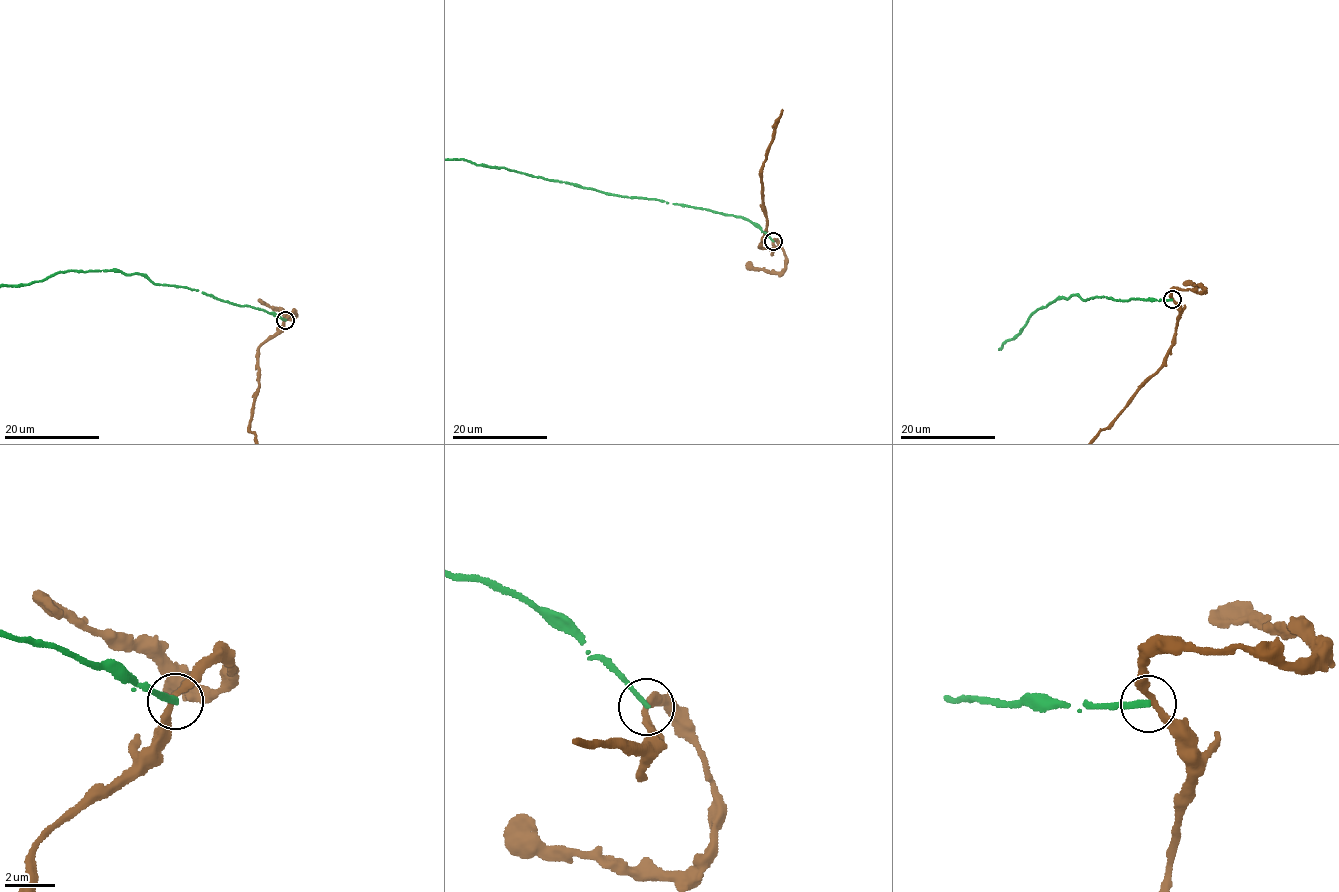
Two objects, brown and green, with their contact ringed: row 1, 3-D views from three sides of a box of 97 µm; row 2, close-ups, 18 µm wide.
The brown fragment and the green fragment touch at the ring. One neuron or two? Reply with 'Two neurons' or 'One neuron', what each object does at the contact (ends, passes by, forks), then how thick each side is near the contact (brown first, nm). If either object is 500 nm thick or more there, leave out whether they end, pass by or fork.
Two neurons. At the ring brown passes by. At the ring green ends. Thickness 240 nm (brown) against 200 nm

